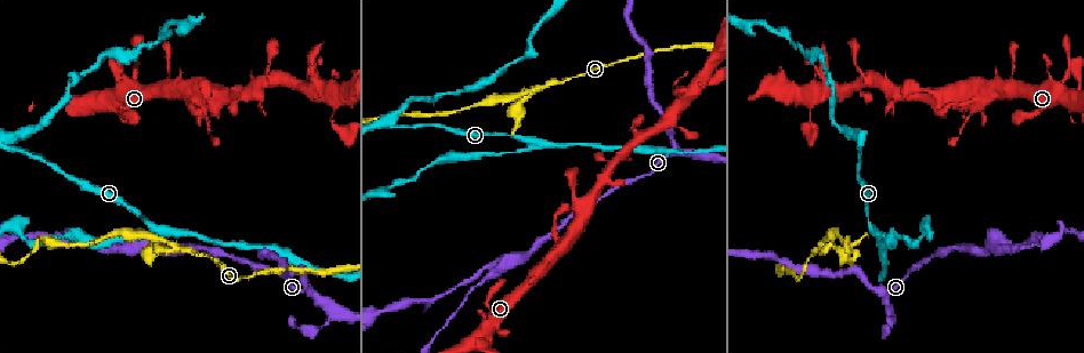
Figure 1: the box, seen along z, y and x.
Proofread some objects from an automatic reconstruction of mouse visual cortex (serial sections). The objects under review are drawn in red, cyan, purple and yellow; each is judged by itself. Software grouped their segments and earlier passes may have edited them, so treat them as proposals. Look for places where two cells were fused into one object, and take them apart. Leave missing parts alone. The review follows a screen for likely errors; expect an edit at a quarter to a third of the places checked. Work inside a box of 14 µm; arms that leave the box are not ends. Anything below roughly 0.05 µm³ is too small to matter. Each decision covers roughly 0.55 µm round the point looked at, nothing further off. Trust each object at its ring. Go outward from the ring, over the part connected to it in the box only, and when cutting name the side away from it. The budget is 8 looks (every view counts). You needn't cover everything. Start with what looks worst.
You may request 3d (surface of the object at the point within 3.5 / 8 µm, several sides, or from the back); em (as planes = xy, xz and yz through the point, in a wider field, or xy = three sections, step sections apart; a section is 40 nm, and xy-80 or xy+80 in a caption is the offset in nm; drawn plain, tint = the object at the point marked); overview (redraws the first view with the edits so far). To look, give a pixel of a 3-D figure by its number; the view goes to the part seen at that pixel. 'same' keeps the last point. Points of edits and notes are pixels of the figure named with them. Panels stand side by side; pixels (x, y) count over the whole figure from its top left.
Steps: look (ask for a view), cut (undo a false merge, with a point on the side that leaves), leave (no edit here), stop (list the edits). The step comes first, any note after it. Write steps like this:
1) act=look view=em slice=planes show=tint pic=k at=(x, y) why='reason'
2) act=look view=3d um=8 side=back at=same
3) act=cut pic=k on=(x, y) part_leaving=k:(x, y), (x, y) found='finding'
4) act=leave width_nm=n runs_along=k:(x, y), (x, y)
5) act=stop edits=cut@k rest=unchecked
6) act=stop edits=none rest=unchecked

act=look view=3d um=3.5 pic=1 at=(875, 233) why='calibre changes'

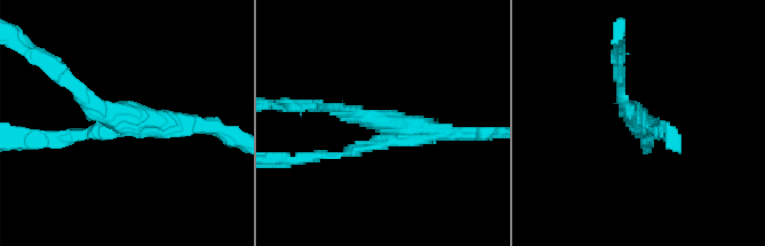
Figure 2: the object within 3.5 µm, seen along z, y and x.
act=look view=em slice=xy step=1 show=tint pic=2 at=(644, 122) arms=3 arm_widths_nm=100,150,250

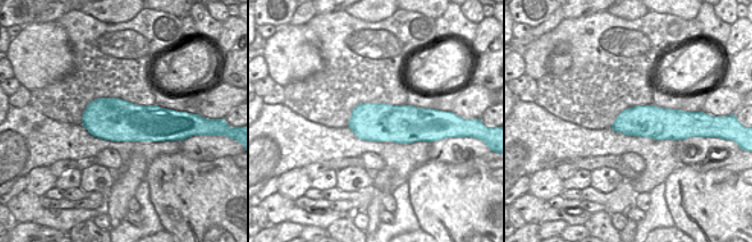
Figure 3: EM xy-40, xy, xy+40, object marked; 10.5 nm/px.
act=cut pic=2 on=(87, 133) width_nm=400 part_leaving=2:(388, 136), (339, 155), (286, 160) found='two cells meet here'

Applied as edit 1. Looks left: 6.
act=look view=3d um=8 pic=1 at=(137, 242) why='three arms meet'

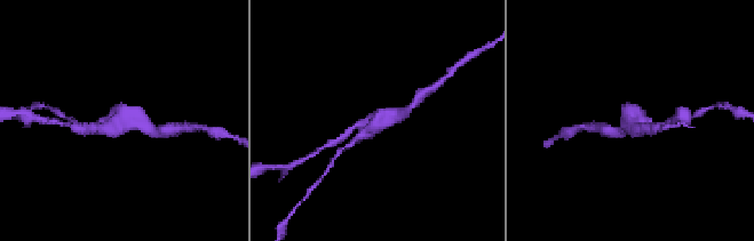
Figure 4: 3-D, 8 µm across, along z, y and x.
act=look view=em slice=xy step=3 show=tint pic=4 at=(117, 121) arms=3 arm_widths_nm=200,300,350

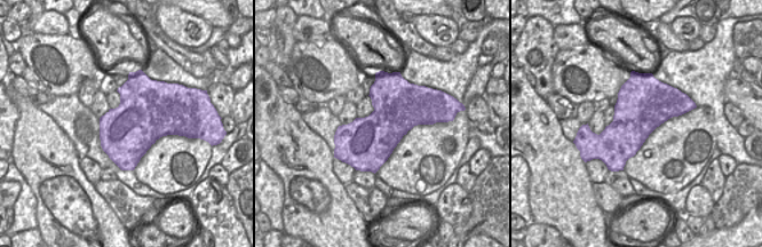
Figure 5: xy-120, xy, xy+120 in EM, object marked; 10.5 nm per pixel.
act=leave runs_along=4:(407, 109), (352, 128) found='all the same cell'

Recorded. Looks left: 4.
act=look view=3d um=3.5 pic=1 at=(819, 248) why='narrows sharply'

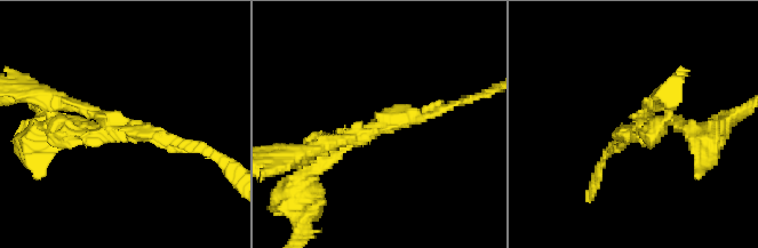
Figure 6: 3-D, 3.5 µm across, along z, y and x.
act=look view=em slice=xy step=3 show=tint pic=6 at=(639, 129) arms=3 arm_widths_nm=150,200,250

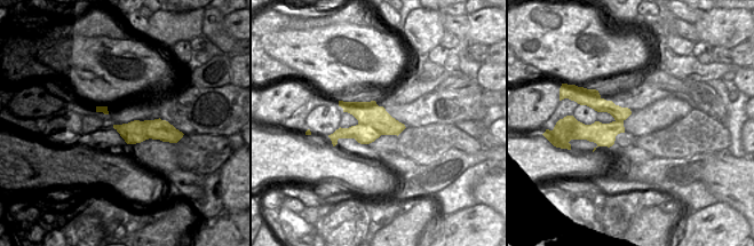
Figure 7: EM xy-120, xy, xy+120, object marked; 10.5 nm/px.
act=look view=em slice=xy step=2 show=tint at=same why='cut it another way'

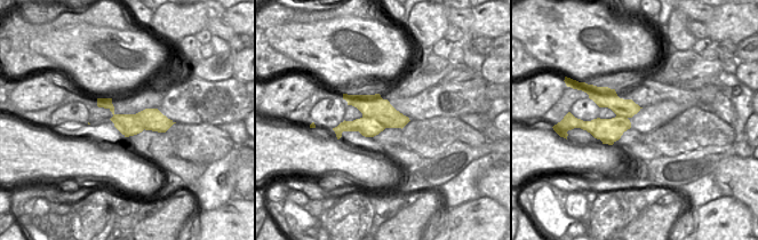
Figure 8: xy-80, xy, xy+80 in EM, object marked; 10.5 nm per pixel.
act=cut pic=6 on=(310, 200) found='a second cell is stuck on'

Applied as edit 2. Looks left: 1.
act=stop edits=cut@2,cut@6 rest=unchecked

